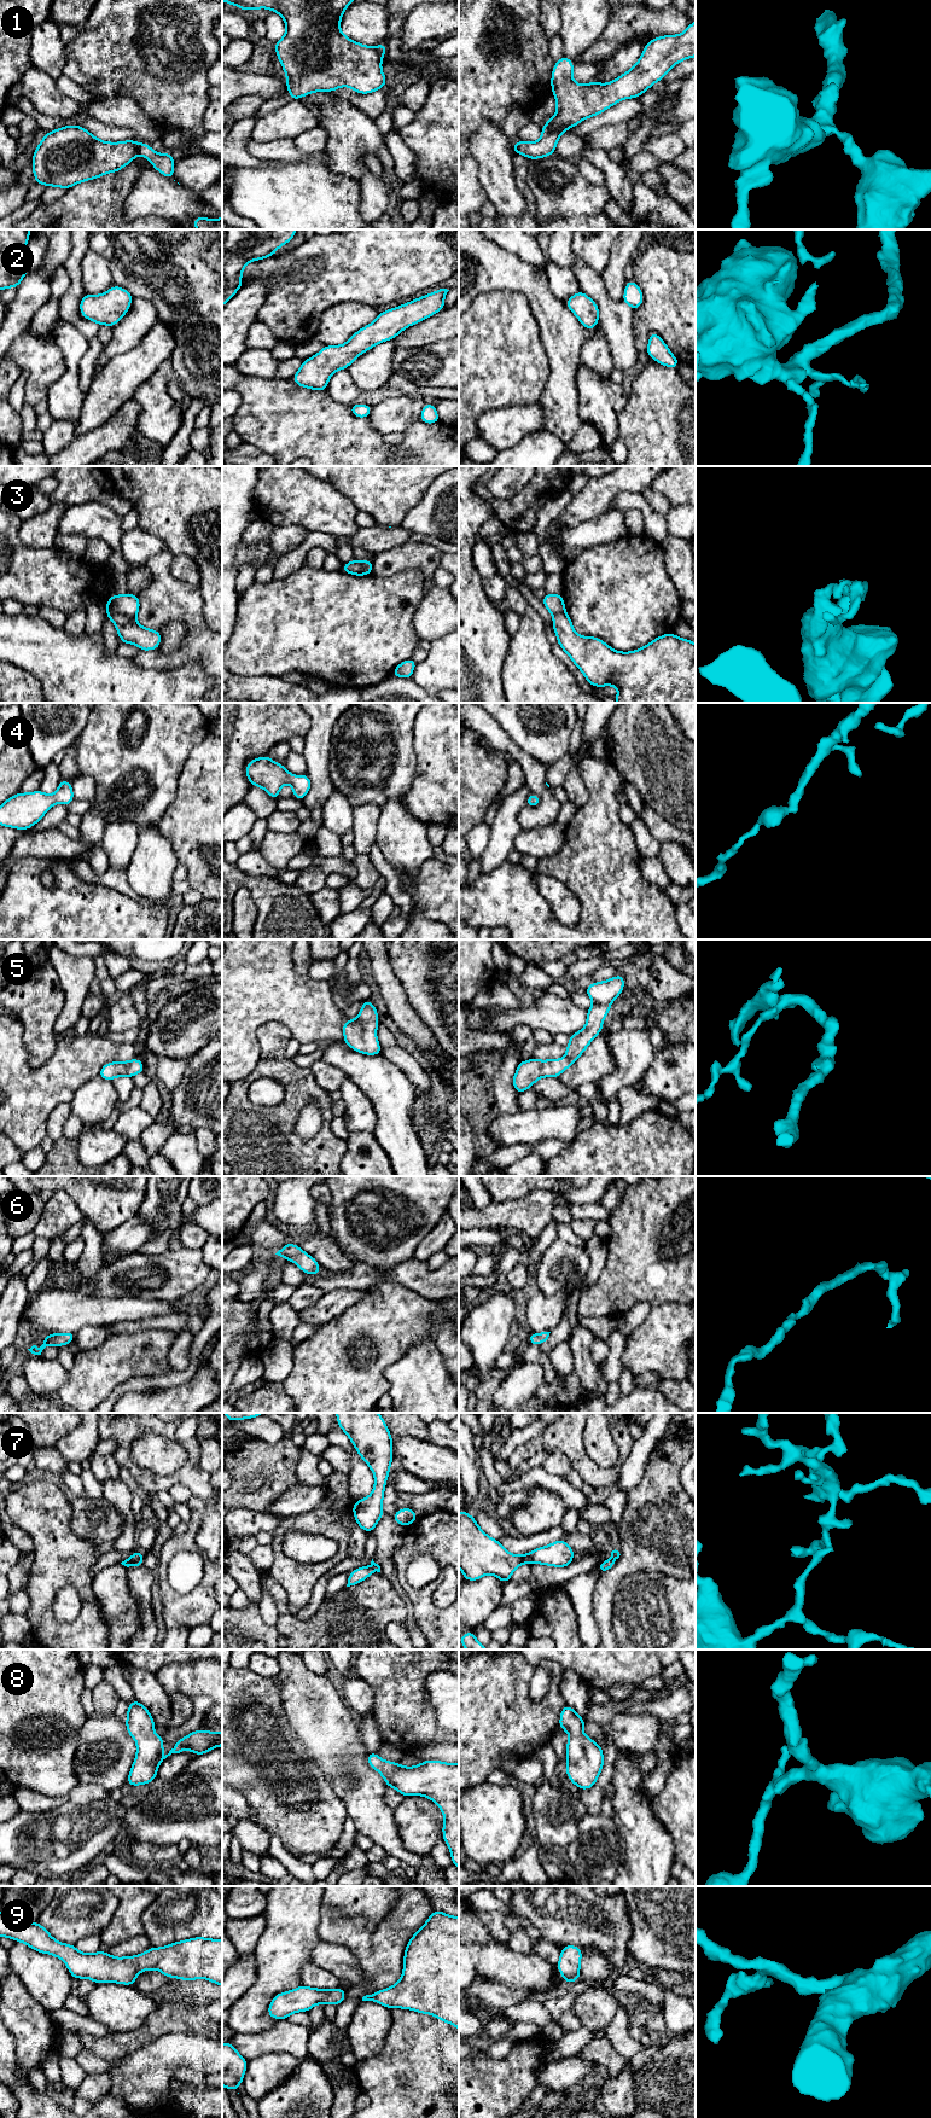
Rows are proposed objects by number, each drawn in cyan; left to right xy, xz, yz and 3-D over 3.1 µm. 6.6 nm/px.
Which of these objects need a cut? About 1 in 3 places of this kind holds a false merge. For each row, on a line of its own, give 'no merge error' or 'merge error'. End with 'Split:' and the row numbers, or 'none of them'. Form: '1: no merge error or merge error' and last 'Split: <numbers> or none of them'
1: merge error
2: no merge error
3: merge error
4: no merge error
5: no merge error
6: no merge error
7: merge error
8: no merge error
9: no merge error
Split: 1, 3, 7

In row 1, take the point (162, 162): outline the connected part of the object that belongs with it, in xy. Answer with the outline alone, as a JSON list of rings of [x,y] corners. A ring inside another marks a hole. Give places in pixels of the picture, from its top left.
[[[145,142],[140,144],[139,153],[147,158],[152,167],[165,178],[174,180],[174,159],[175,156],[170,153],[157,153],[152,147]],[[174,180],[175,181],[175,180]]]

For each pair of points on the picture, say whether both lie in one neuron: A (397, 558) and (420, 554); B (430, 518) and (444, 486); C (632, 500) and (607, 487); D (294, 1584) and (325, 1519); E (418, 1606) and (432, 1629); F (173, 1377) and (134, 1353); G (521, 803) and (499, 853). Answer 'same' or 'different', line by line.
A: same
B: same
C: different
D: same
E: same
F: different
G: same

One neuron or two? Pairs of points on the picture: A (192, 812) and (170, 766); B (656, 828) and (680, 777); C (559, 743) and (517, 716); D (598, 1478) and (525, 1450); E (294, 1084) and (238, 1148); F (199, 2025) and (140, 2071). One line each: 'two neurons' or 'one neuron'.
A: two neurons
B: two neurons
C: one neuron
D: one neuron
E: one neuron
F: two neurons

